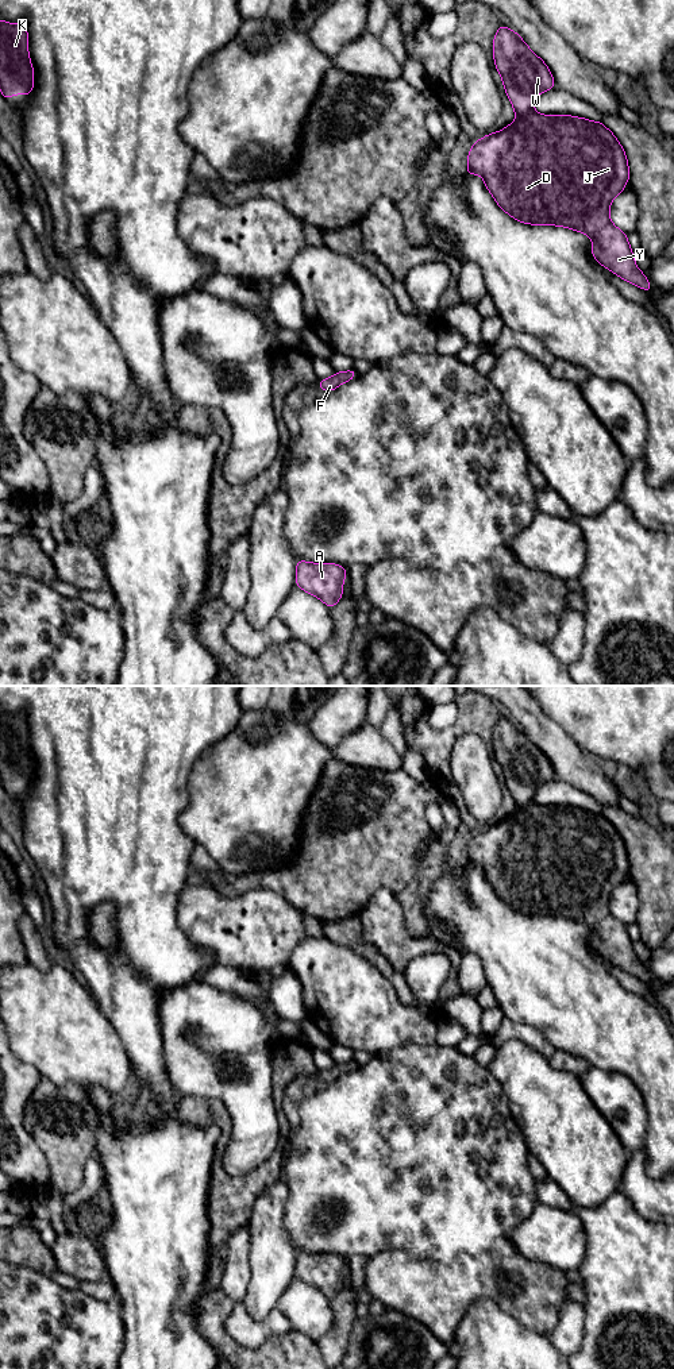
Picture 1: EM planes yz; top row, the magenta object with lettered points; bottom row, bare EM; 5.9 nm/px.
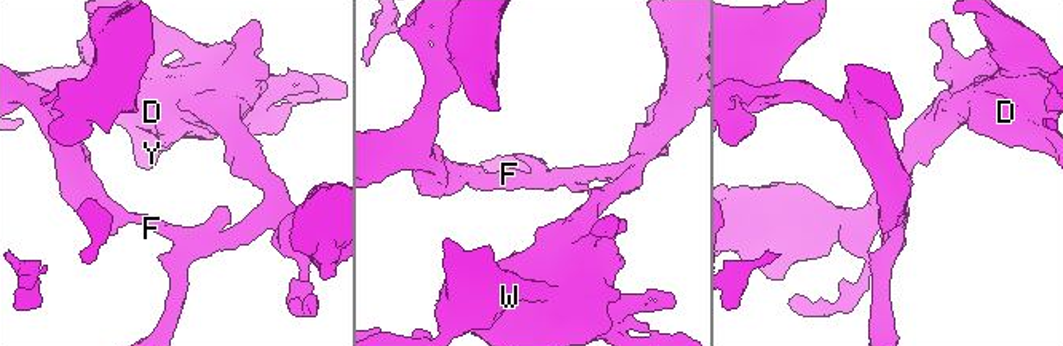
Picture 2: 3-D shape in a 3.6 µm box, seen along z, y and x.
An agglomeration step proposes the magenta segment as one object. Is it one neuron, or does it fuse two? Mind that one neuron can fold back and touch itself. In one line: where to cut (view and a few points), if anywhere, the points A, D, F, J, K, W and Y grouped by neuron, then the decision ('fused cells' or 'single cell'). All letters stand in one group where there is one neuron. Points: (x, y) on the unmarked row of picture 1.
cut none; groups A D F J K W Y; single cell

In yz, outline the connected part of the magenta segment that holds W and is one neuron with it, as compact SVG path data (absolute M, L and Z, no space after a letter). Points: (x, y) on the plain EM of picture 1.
M498 718L493 749L516 811L473 834L466 865L479 865L498 898L520 914L566 918L588 926L593 932L590 944L601 957L644 983L652 983L646 965L636 957L627 925L609 910L612 891L629 872L623 837L601 813L534 802L536 787L552 780L555 772L544 752L516 722Z

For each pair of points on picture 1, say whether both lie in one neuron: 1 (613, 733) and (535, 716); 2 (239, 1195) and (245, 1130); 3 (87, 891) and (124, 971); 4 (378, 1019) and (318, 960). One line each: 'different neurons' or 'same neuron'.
1: different neurons
2: different neurons
3: same neuron
4: same neuron

